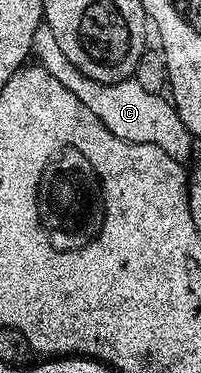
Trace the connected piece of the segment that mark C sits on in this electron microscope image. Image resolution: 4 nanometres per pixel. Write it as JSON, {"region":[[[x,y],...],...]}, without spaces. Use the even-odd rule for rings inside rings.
{"region":[[[43,28],[36,34],[33,54],[39,57],[36,58],[38,65],[57,76],[57,80],[61,80],[61,84],[65,84],[65,88],[69,88],[69,92],[73,92],[73,96],[77,96],[77,100],[81,100],[81,104],[85,104],[85,108],[89,108],[89,112],[113,132],[113,136],[126,142],[151,142],[165,151],[170,151],[174,142],[185,138],[179,125],[179,114],[163,94],[149,92],[134,80],[98,82],[85,76],[76,66],[69,64],[65,52],[57,48],[57,40],[53,40],[50,30]]]}

